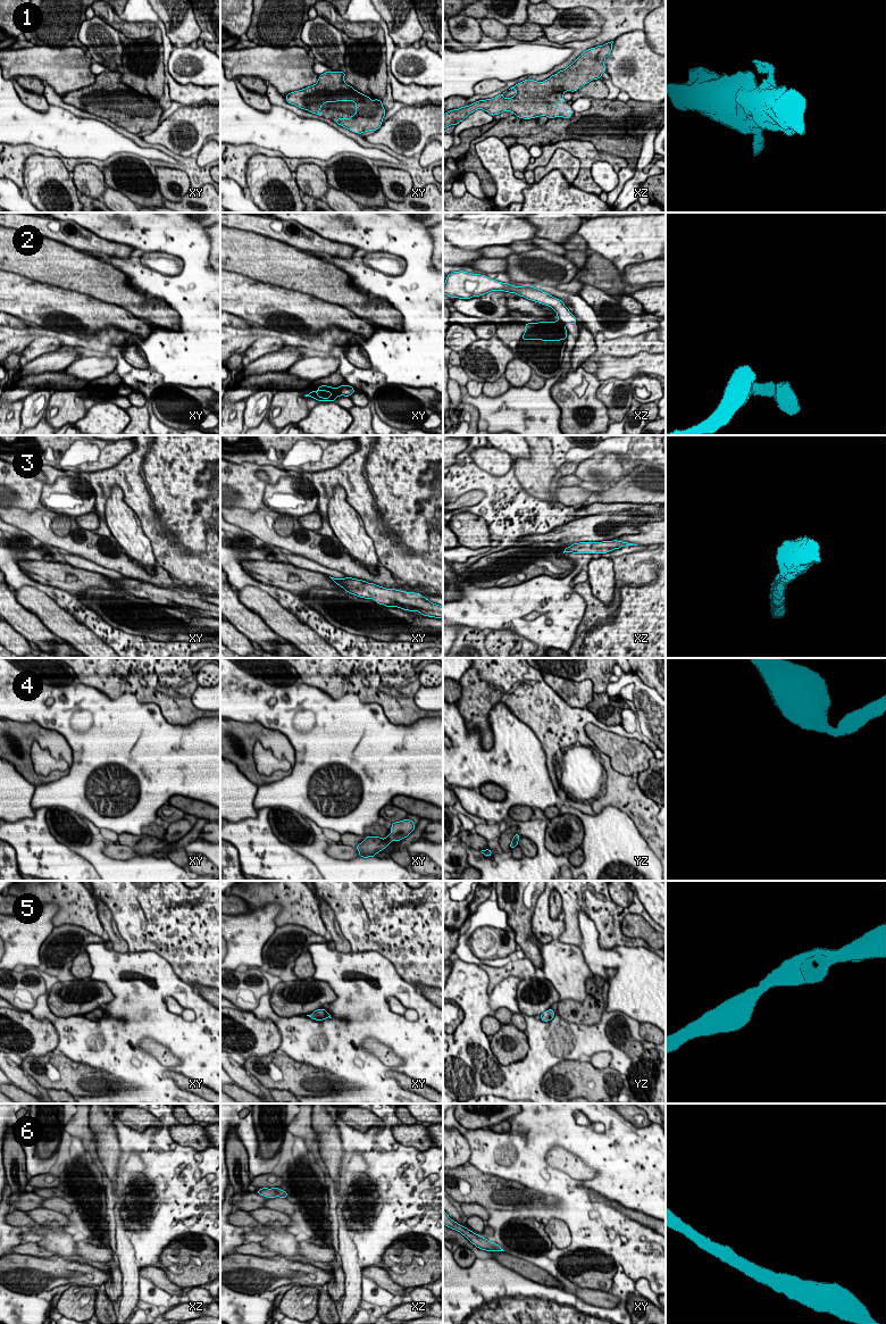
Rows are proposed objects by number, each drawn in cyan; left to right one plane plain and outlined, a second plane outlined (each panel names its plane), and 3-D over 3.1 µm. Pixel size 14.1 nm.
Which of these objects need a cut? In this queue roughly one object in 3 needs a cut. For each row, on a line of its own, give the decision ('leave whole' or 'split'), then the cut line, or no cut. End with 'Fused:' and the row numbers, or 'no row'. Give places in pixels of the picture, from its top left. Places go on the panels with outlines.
1: leave whole; cut none
2: split; cut xy (337, 388), (342, 394)
3: leave whole; cut none
4: leave whole; cut none
5: leave whole; cut none
6: leave whole; cut none
Fused: 2

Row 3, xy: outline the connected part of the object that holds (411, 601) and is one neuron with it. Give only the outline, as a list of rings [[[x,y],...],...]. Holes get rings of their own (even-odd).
[[[329,576],[331,577],[331,576]],[[352,577],[334,578],[346,592],[365,599],[374,599],[386,607],[399,607],[409,611],[419,611],[424,616],[443,618],[443,607],[431,602],[420,593],[386,589],[374,583]]]

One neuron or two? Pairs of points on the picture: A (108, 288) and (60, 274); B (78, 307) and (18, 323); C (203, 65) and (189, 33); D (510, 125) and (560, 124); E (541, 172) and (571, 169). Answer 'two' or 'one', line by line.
A: one
B: two
C: two
D: one
E: one

